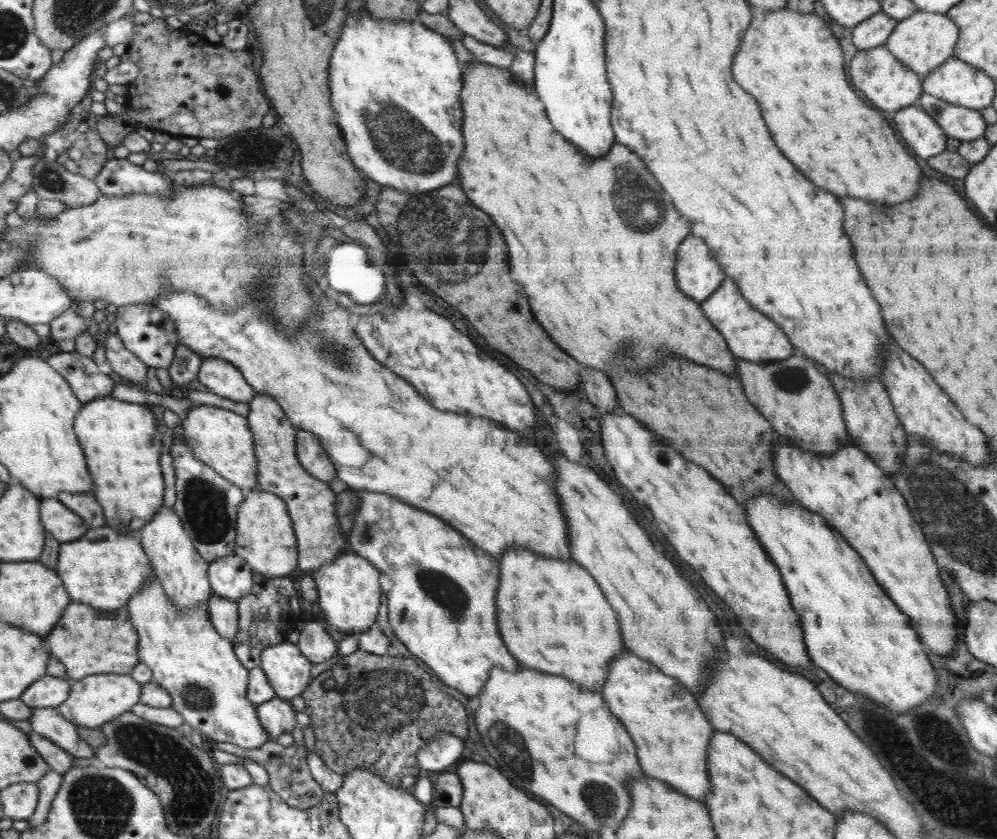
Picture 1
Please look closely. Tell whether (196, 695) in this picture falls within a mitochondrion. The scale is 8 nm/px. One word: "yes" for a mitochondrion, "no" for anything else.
yes

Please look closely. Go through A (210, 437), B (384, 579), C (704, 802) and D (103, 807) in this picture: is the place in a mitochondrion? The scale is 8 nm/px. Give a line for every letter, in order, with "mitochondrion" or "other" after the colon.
A: other
B: other
C: other
D: mitochondrion

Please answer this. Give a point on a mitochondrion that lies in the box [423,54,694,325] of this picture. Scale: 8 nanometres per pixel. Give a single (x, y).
(638, 204)

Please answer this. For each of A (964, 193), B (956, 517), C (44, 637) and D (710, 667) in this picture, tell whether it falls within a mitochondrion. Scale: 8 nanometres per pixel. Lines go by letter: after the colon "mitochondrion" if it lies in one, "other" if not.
A: other
B: mitochondrion
C: other
D: other

